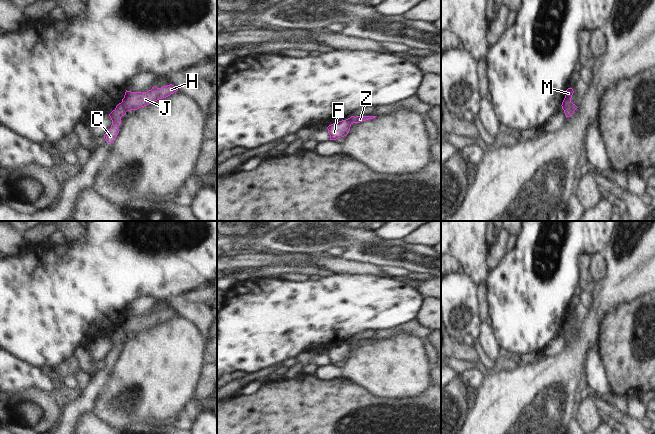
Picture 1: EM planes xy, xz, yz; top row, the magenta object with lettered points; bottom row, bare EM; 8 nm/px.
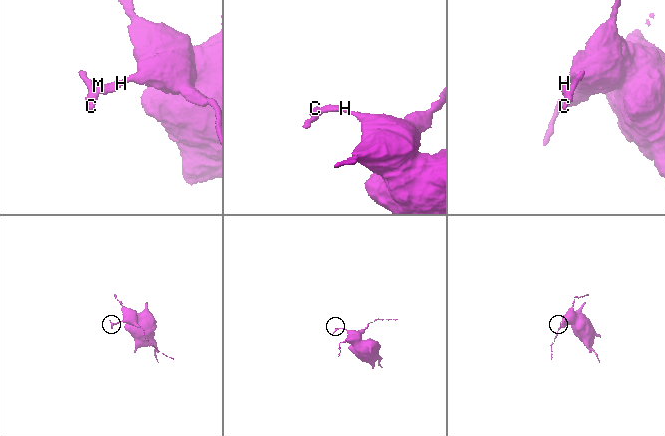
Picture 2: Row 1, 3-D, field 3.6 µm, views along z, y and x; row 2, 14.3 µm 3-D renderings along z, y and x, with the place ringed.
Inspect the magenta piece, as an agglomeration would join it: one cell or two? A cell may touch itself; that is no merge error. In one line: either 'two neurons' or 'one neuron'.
two neurons

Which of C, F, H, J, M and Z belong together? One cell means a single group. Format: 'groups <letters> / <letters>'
groups C F / H J M Z

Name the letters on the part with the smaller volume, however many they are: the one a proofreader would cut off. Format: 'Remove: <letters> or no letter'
Remove: C, F

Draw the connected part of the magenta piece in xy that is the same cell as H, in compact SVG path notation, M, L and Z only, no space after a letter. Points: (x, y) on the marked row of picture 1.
M172 84L161 88L154 86L147 92L131 92L126 90L121 103L127 111L137 110L159 99L166 98L176 91L178 89Z

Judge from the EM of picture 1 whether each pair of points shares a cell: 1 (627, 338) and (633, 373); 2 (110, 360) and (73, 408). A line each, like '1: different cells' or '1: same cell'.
1: same cell
2: same cell

